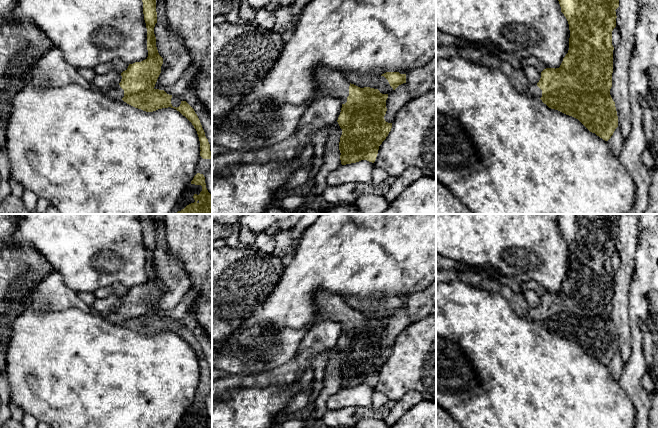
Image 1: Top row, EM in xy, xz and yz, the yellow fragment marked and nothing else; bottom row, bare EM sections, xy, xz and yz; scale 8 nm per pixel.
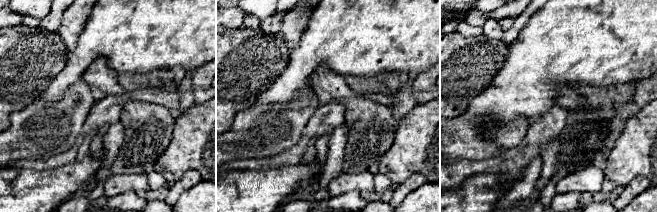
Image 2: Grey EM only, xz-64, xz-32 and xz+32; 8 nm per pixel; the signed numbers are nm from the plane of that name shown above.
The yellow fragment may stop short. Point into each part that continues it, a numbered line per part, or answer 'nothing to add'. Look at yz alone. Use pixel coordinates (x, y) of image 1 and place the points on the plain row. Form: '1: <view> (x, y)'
1: yz (532, 313)

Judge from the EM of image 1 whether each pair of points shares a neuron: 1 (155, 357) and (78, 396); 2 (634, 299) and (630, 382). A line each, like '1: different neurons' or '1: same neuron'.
1: same neuron
2: same neuron

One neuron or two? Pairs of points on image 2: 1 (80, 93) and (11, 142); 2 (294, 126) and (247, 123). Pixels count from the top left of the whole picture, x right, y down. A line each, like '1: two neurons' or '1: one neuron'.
1: one neuron
2: one neuron

